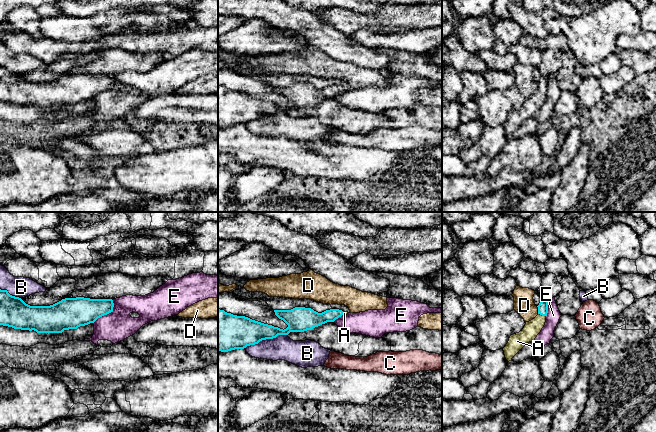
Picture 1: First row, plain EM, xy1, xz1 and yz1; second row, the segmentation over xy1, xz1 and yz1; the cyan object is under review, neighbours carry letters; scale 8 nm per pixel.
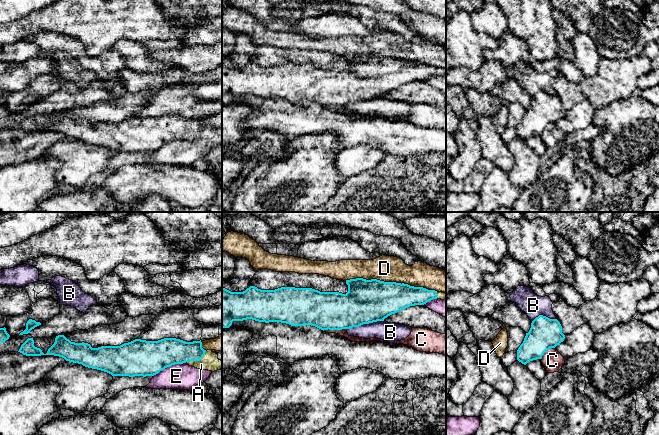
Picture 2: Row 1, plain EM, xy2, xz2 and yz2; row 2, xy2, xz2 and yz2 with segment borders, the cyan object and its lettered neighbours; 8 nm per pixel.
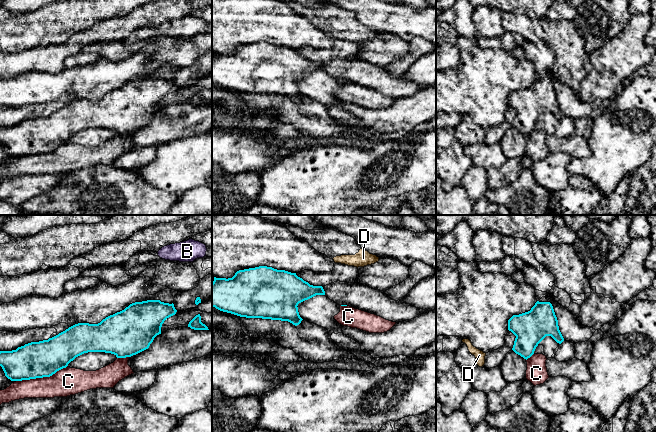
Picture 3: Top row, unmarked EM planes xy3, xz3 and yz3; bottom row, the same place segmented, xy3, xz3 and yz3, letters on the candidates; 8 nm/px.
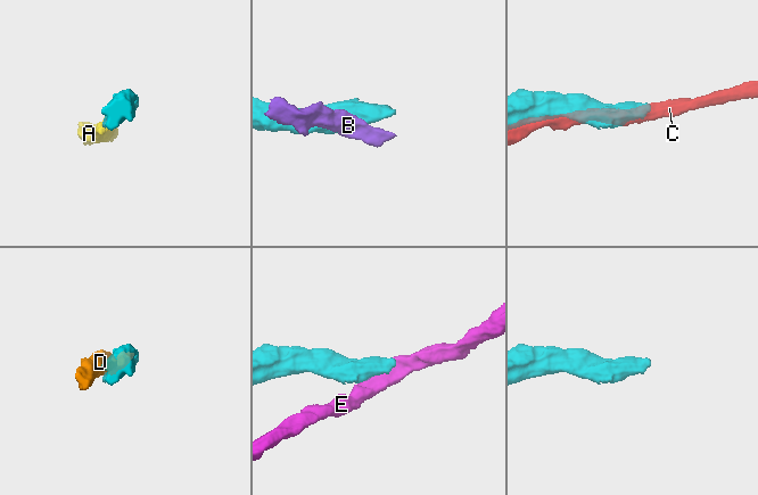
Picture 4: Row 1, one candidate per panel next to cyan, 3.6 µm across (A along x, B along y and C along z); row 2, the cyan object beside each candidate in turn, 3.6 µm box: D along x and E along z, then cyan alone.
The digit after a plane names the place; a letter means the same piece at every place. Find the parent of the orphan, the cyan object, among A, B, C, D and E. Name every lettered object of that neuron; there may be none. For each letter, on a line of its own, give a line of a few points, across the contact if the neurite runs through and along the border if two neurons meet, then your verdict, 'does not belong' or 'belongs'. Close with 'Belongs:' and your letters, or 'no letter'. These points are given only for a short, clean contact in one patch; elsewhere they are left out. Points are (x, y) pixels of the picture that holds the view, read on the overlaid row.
A: belongs
B: does not belong
C: does not belong
D: does not belong
E: does not belong
Belongs: A

